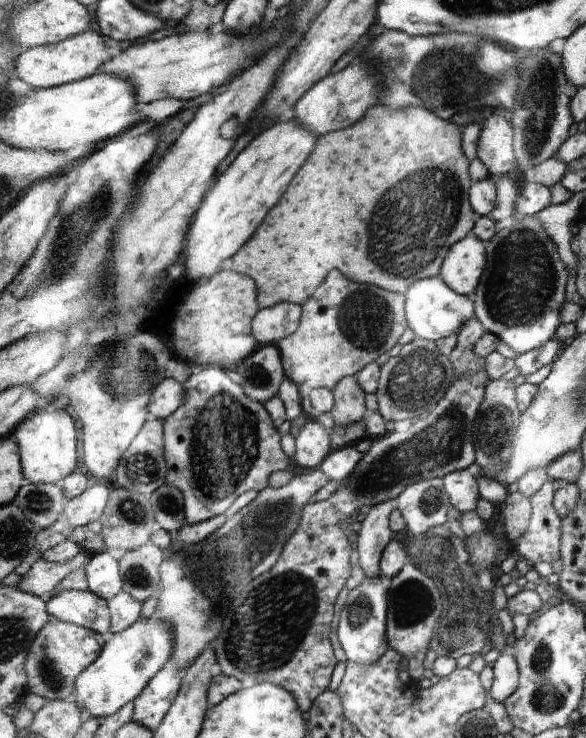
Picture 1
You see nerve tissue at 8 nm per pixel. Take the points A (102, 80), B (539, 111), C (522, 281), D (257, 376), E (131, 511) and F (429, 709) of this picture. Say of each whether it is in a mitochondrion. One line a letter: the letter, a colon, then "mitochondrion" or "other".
A: other
B: mitochondrion
C: mitochondrion
D: mitochondrion
E: mitochondrion
F: other

